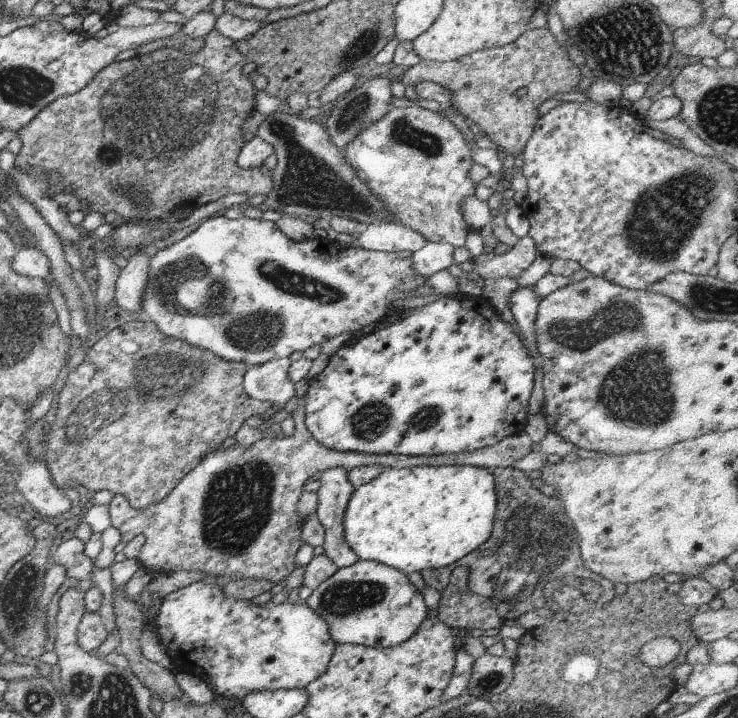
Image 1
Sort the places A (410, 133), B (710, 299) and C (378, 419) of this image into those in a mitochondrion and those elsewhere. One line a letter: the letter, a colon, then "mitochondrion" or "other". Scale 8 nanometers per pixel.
A: mitochondrion
B: mitochondrion
C: mitochondrion

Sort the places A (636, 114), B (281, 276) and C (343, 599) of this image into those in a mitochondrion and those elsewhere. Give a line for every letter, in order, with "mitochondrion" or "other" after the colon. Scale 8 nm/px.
A: other
B: mitochondrion
C: mitochondrion

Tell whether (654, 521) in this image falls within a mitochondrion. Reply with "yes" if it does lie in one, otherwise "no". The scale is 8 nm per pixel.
no

